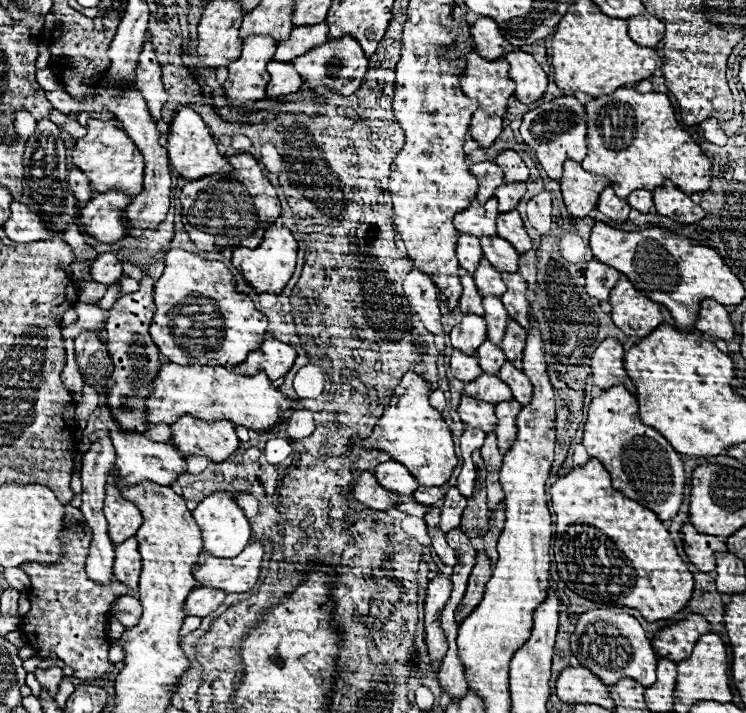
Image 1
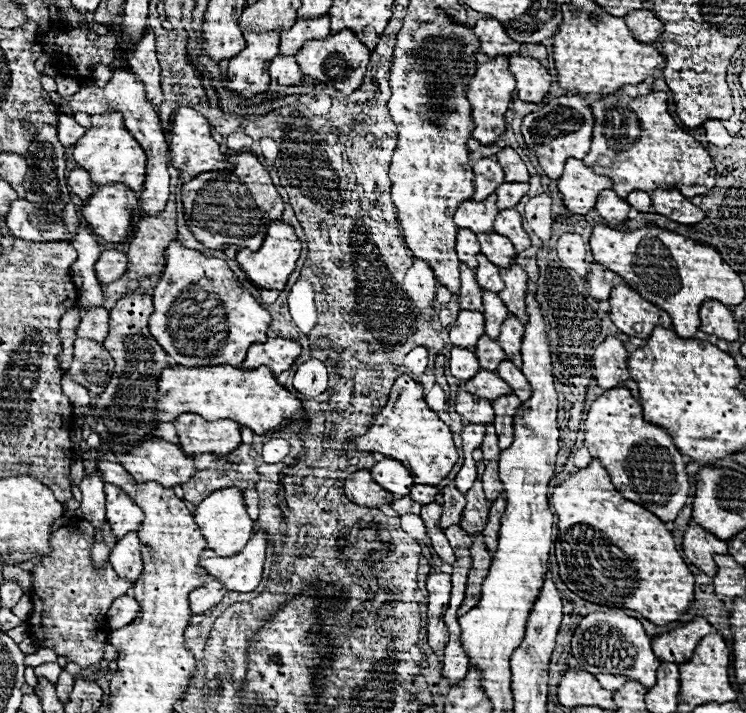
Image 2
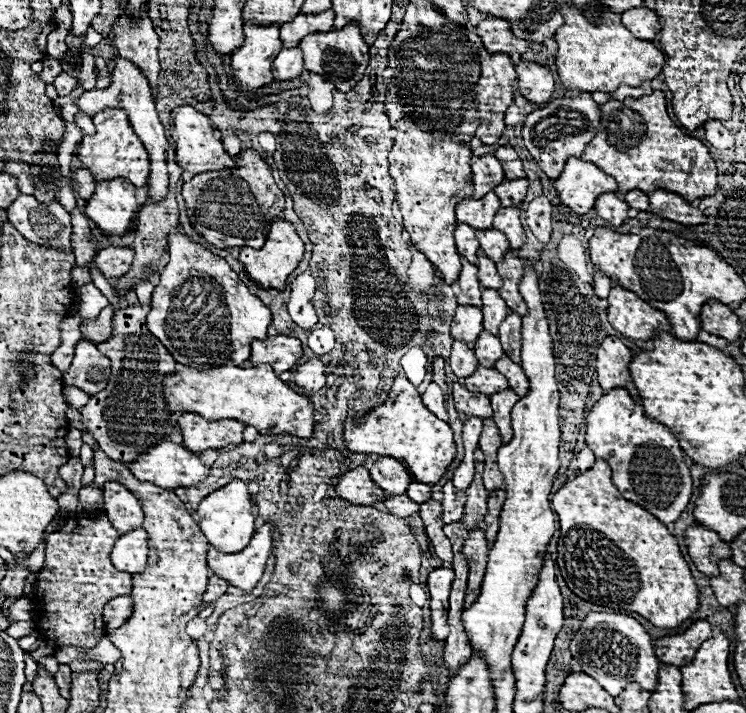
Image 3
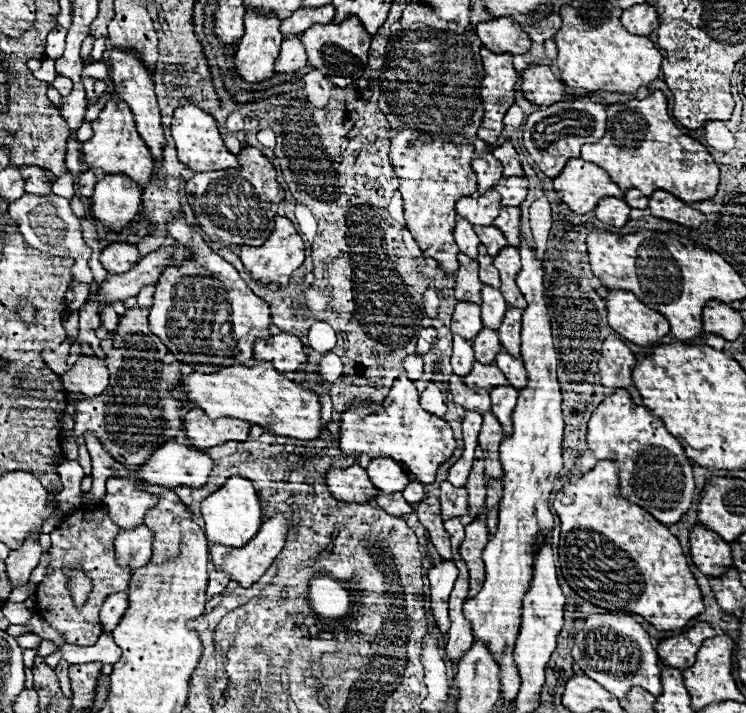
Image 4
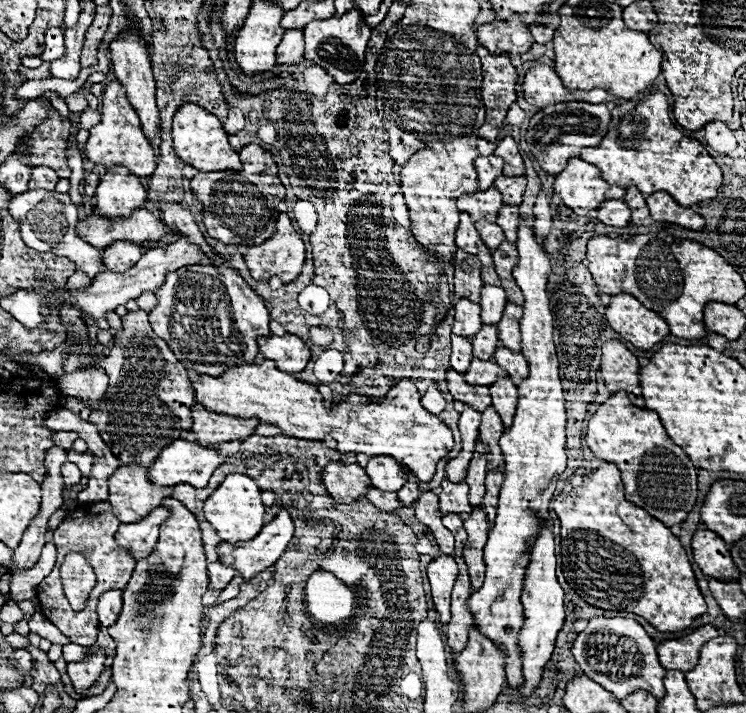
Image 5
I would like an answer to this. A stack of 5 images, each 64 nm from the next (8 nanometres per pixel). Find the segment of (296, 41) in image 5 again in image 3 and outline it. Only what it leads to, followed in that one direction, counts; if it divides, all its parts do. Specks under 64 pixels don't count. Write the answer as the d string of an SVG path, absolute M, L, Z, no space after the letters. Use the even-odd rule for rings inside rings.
M284 48L272 62L272 74L276 80L294 80L302 72L304 72L304 66L302 66L300 48Z

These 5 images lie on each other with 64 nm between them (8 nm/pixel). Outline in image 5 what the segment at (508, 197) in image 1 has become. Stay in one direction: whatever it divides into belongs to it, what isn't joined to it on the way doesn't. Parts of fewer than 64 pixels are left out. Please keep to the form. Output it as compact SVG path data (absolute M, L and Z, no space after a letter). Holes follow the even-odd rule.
M498 176L494 186L502 192L504 204L512 204L512 206L522 204L522 196L524 196L524 188L526 188L524 176Z

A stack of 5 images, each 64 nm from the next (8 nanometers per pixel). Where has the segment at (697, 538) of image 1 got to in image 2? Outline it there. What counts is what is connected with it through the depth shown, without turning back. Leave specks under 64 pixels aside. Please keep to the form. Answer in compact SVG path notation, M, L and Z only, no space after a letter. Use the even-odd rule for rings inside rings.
M690 524L684 530L684 554L690 558L694 566L698 566L704 574L712 576L716 572L716 554L728 554L728 544L714 534L702 530L696 524Z

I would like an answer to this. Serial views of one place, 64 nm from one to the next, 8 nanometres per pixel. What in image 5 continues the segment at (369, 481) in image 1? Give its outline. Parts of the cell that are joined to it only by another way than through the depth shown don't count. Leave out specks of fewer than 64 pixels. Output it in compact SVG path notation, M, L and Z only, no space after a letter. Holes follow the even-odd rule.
M330 462L322 470L322 480L334 500L352 502L364 496L370 488L368 476L358 464L340 464Z

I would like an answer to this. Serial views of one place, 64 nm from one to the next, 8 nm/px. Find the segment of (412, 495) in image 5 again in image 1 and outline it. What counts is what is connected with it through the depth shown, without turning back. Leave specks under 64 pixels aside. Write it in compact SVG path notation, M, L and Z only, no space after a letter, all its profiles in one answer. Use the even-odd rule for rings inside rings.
M420 486L416 492L414 492L414 498L418 504L426 504L426 506L432 506L434 502L442 500L444 498L444 490L440 486Z

